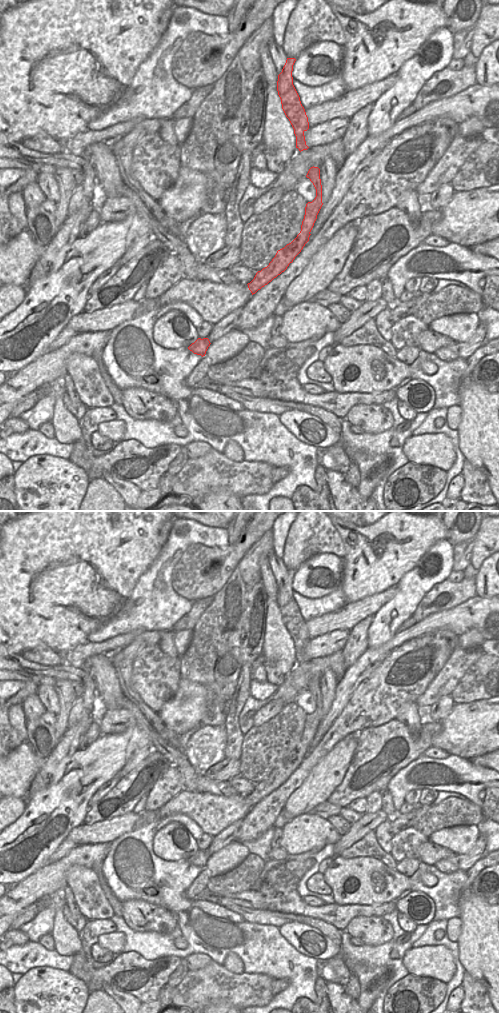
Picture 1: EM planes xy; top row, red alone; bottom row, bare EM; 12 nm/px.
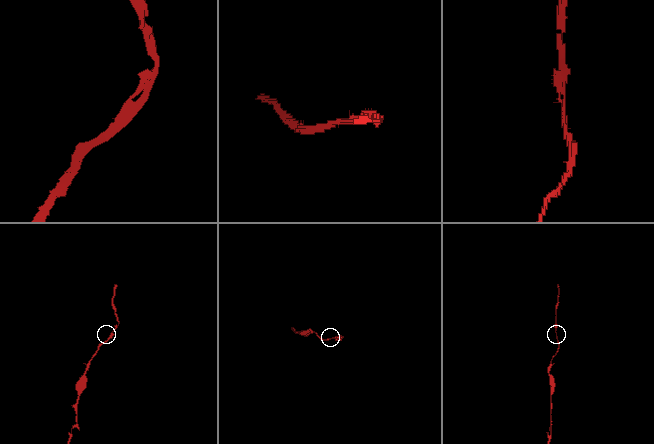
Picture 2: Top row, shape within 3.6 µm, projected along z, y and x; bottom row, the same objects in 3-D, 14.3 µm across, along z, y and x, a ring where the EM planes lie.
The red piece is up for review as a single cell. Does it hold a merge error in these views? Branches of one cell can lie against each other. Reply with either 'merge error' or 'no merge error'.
no merge error

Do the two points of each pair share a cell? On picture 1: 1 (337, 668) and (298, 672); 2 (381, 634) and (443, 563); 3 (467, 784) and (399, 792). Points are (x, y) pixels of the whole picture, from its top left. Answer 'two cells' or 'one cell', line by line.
1: one cell
2: one cell
3: one cell

